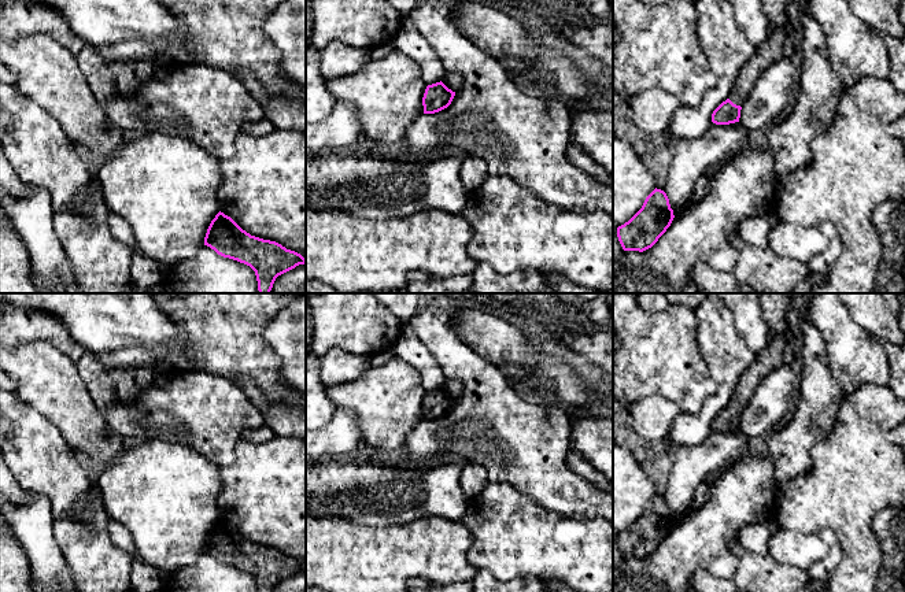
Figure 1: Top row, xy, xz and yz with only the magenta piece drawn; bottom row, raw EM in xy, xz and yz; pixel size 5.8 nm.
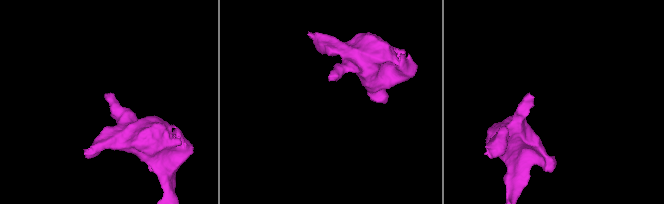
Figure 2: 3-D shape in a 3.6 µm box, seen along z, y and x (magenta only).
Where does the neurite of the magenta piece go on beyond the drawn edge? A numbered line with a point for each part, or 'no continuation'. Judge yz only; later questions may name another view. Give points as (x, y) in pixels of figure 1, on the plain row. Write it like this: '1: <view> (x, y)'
1: yz (780, 350)

